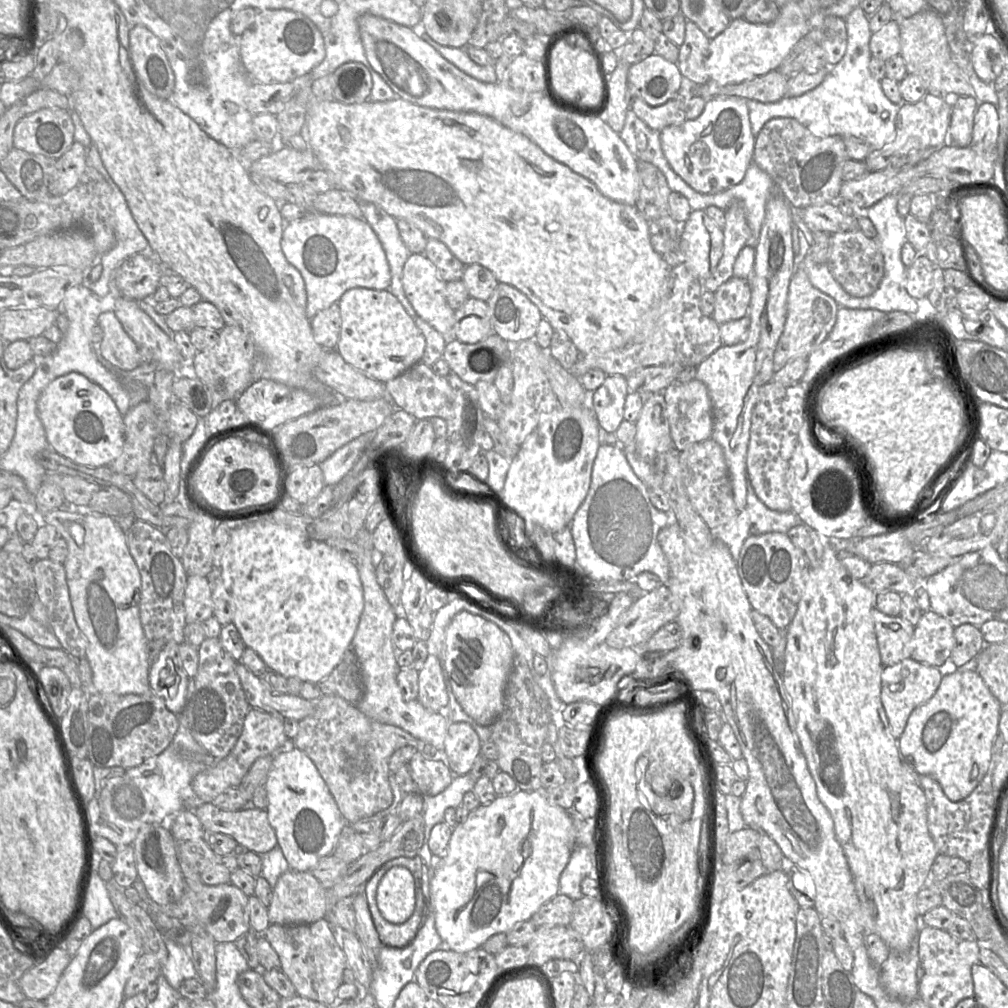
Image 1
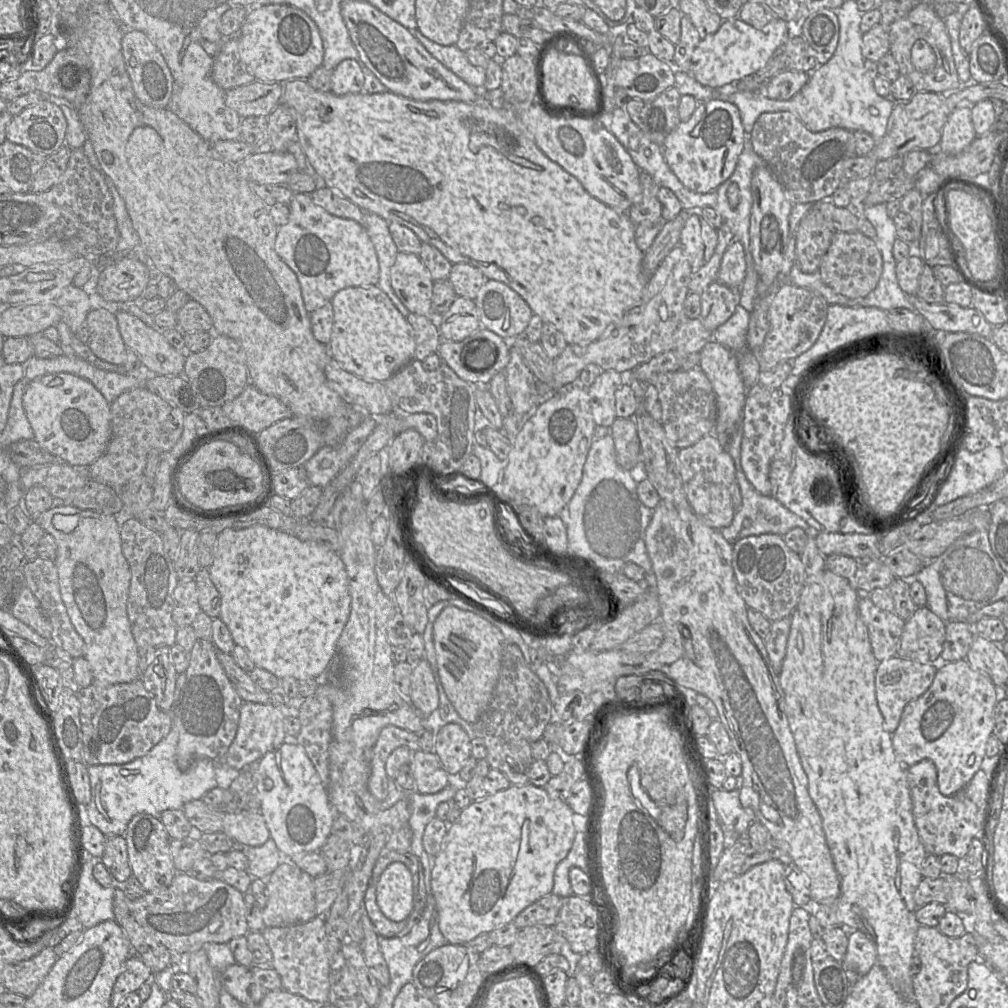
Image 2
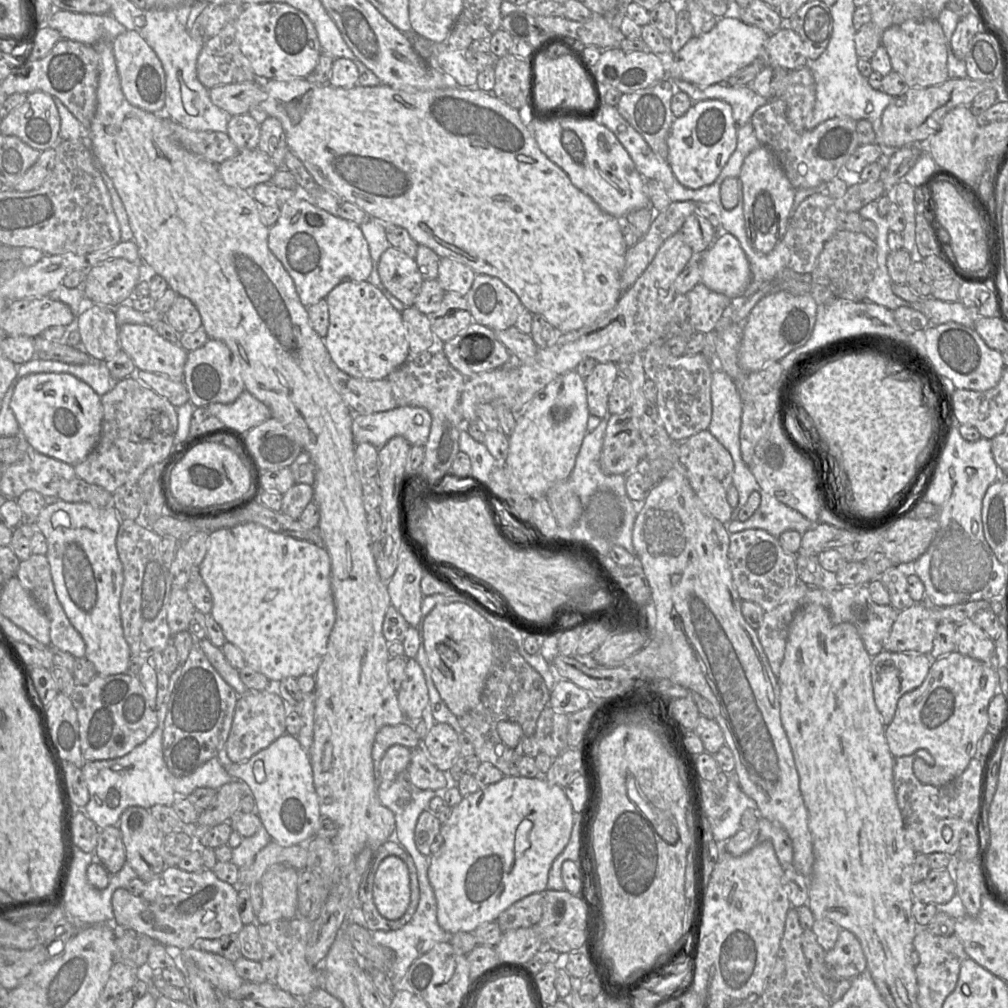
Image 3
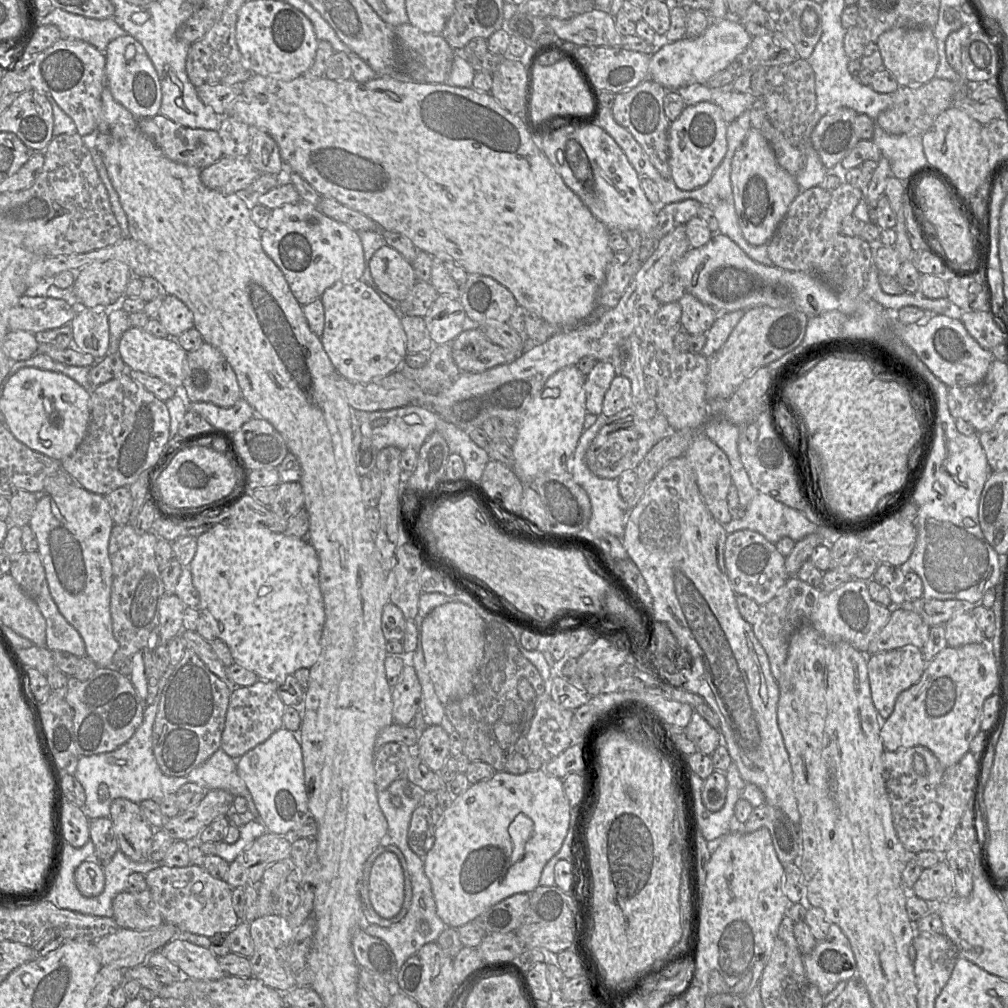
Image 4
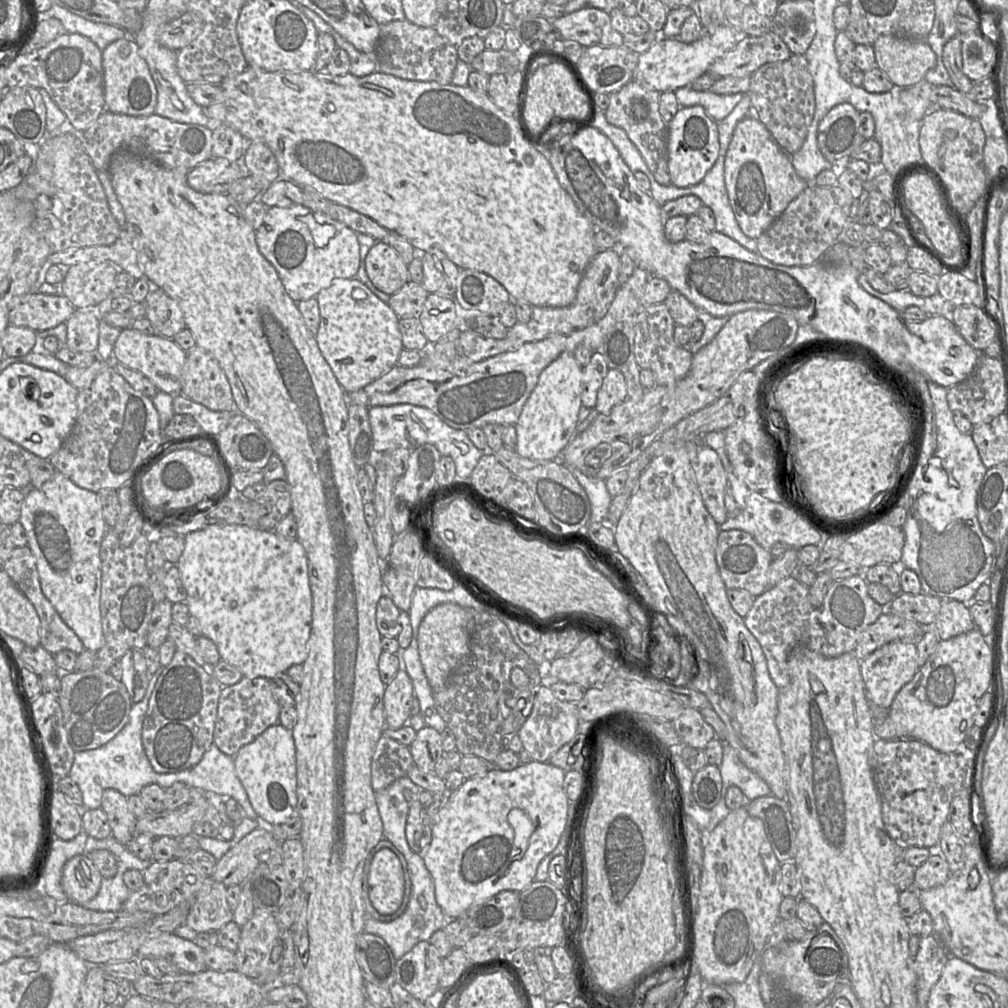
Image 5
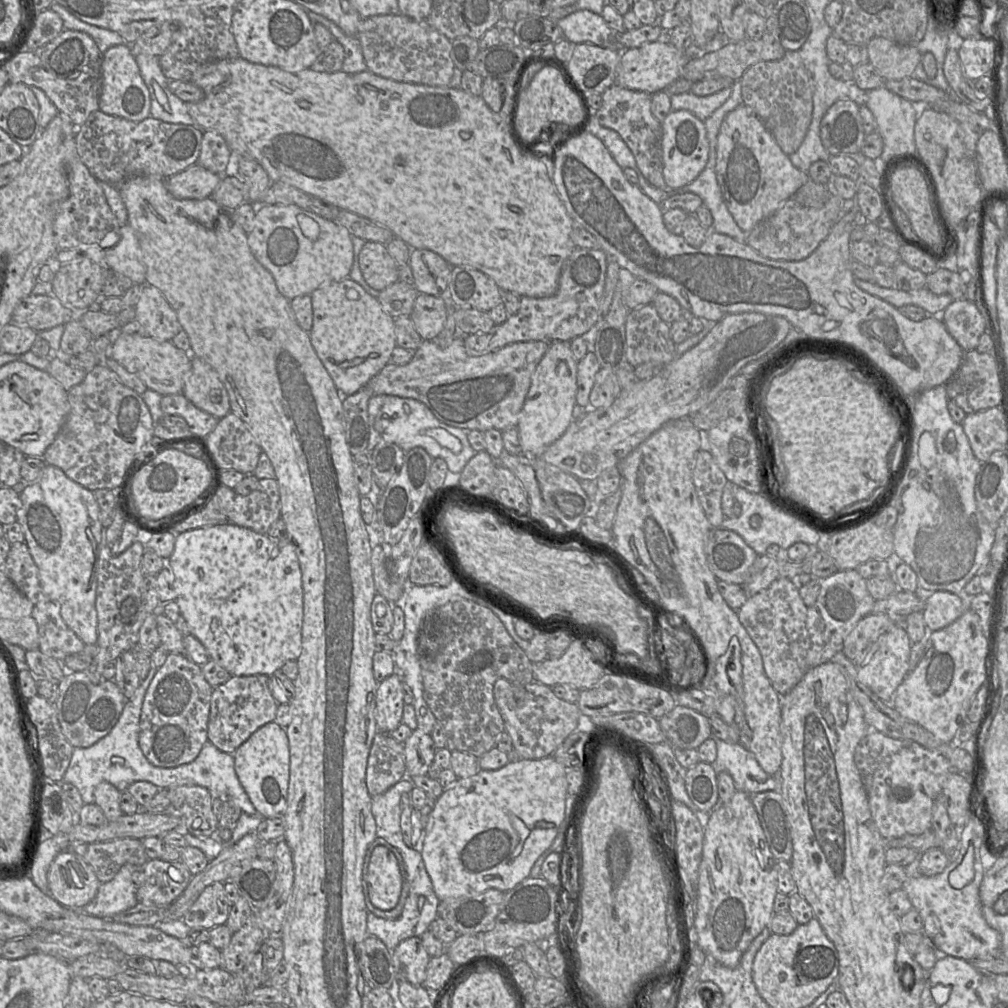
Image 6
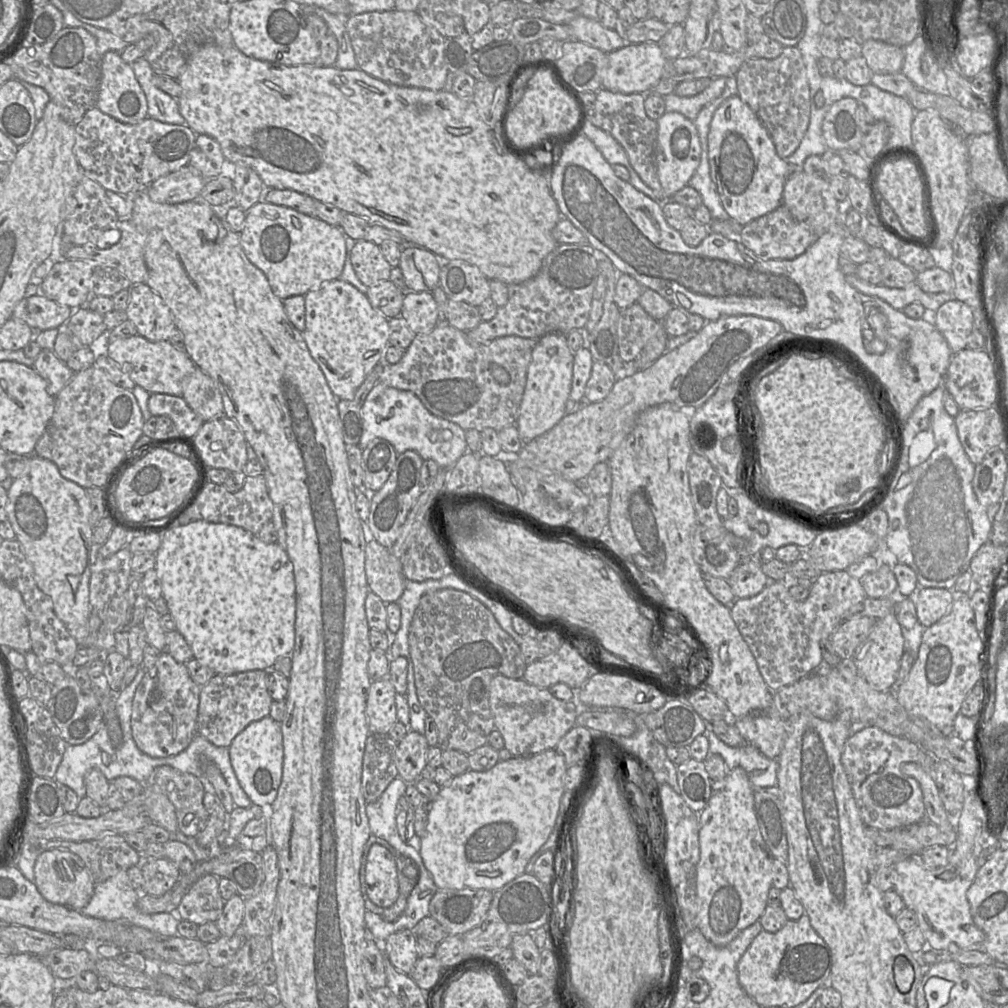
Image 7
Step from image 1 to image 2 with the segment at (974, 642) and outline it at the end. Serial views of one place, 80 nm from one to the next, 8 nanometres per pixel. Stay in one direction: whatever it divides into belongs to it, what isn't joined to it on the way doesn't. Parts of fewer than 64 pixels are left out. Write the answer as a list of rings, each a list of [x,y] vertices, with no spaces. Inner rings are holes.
[[[966,621],[947,622],[940,662],[966,659],[975,637],[974,626]]]

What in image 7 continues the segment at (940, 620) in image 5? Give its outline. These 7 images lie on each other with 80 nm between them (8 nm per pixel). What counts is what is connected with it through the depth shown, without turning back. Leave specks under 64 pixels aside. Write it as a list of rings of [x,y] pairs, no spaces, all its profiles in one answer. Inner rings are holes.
[[[944,588],[916,589],[909,596],[916,606],[917,616],[925,628],[941,620],[951,609],[955,592]]]

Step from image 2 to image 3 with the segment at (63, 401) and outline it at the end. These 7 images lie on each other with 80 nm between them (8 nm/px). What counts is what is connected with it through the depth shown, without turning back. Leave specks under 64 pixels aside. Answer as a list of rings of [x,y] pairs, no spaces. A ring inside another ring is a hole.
[[[33,373],[15,386],[10,408],[19,424],[21,436],[39,453],[75,465],[84,460],[100,439],[103,406],[101,396],[84,381],[68,373]]]

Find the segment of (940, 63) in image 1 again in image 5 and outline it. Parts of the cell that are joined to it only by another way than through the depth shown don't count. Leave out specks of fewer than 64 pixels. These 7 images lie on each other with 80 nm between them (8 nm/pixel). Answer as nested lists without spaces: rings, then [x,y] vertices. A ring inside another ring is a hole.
[[[881,35],[873,44],[877,67],[887,74],[896,89],[914,86],[925,79],[926,73],[935,67],[936,55],[926,39],[910,39],[894,35]]]

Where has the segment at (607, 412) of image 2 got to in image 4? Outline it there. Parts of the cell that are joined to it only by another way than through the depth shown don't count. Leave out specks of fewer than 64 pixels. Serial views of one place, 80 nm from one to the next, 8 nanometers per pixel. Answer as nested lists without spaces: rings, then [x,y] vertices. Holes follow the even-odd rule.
[[[597,361],[590,373],[585,376],[584,390],[587,413],[596,416],[602,414],[605,393],[615,376],[615,369],[608,361]]]

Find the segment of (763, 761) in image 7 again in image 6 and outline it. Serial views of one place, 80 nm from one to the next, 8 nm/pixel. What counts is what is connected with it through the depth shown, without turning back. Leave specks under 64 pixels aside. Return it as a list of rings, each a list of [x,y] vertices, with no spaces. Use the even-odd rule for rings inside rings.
[[[713,735],[710,738],[715,740],[717,746],[717,758],[713,765],[717,772],[726,771],[730,774],[737,790],[745,791],[750,795],[764,791],[778,790],[778,775],[770,775],[765,772],[755,756],[744,746],[740,743],[728,743]]]

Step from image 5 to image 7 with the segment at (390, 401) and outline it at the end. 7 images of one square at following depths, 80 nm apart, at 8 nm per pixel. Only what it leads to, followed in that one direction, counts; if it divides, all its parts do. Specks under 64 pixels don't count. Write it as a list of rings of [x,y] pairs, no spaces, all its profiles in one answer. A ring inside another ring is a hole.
[[[440,320],[432,332],[415,336],[398,363],[383,363],[379,382],[389,387],[414,393],[433,415],[453,422],[464,430],[475,429],[481,432],[486,428],[492,428],[499,432],[507,426],[516,424],[525,390],[527,369],[537,340],[504,336],[496,338],[488,344],[471,345],[468,342],[466,332]],[[493,363],[498,364],[508,372],[510,379],[506,385],[498,383],[490,373],[489,367]]]

